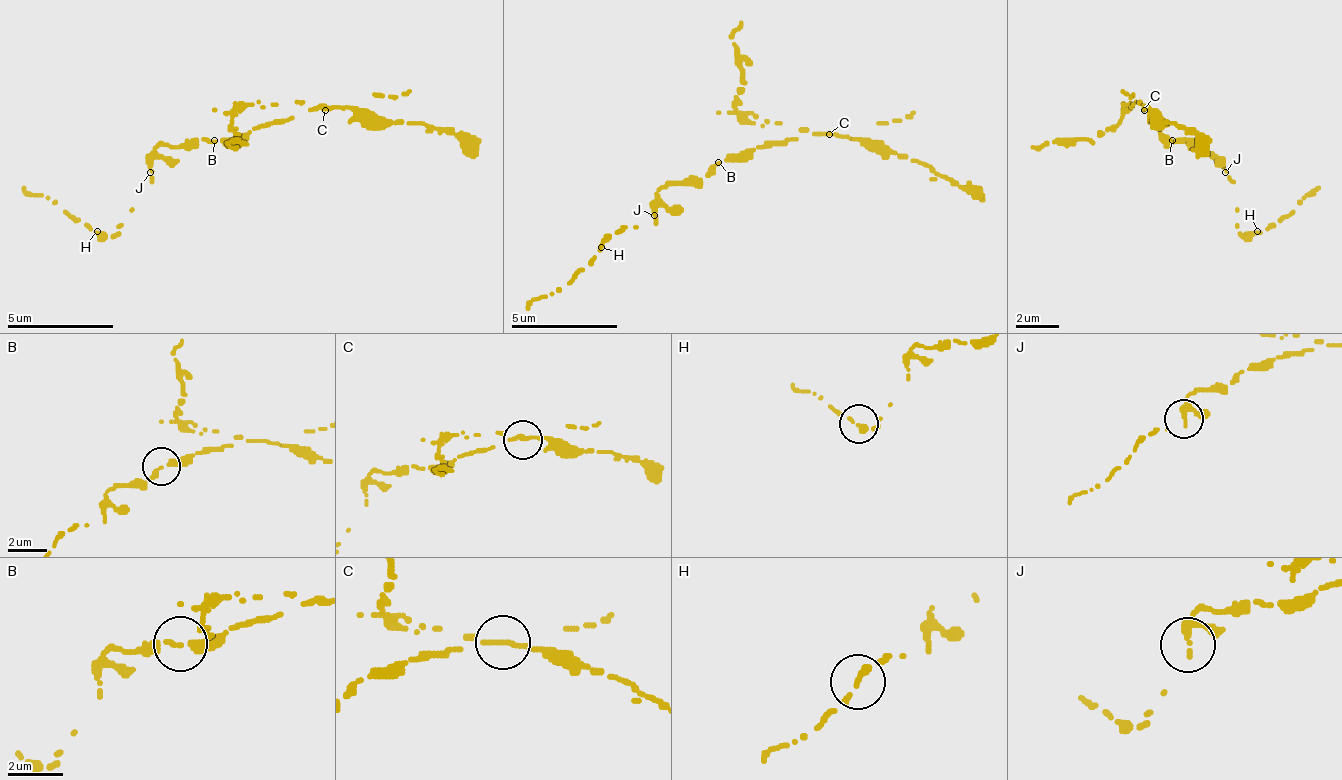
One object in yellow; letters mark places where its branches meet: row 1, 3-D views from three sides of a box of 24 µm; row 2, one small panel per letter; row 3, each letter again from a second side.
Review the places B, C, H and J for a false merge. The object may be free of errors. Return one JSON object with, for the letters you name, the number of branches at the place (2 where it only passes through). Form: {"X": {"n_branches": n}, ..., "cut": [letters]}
{"C": {"n_branches": 2}, "cut": ["C"]}

